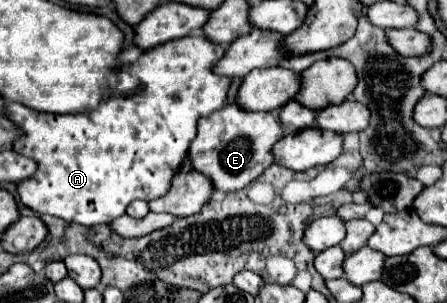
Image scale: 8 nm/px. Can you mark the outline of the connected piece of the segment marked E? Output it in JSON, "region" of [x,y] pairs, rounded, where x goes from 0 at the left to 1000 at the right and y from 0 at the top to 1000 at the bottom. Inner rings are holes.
{"region":[[[530,337],[494,356],[463,396],[450,396],[445,436],[427,469],[423,508],[432,554],[459,568],[477,587],[481,620],[503,620],[508,634],[539,627],[557,614],[588,561],[611,541],[611,482],[638,449],[638,429],[624,396],[624,370],[557,370]]]}

